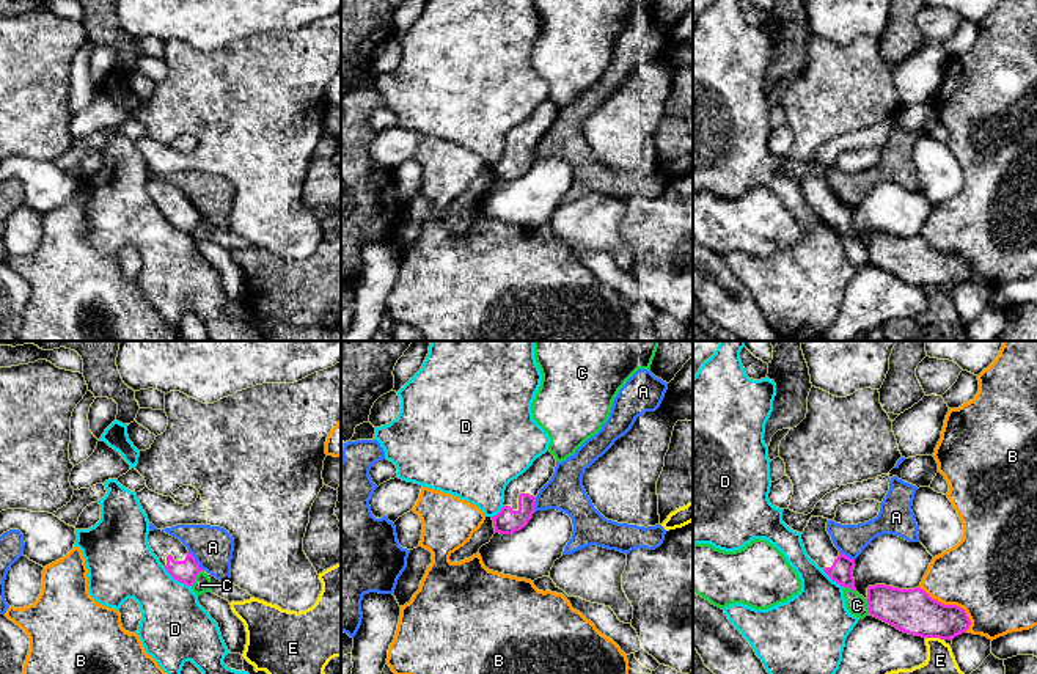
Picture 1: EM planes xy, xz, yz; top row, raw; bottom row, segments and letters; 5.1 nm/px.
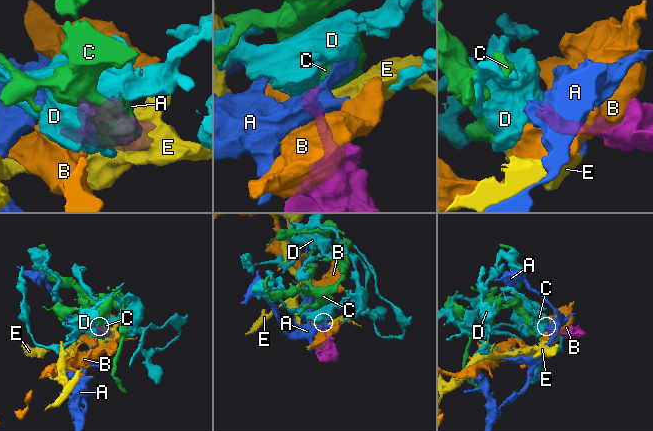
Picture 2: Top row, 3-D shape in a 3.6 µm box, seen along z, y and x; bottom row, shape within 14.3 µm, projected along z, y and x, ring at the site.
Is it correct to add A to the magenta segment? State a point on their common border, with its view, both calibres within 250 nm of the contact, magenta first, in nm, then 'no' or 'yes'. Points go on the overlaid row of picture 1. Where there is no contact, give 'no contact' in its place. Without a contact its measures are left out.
contact xy (195, 561); calibres 120 and 220 nm; no

